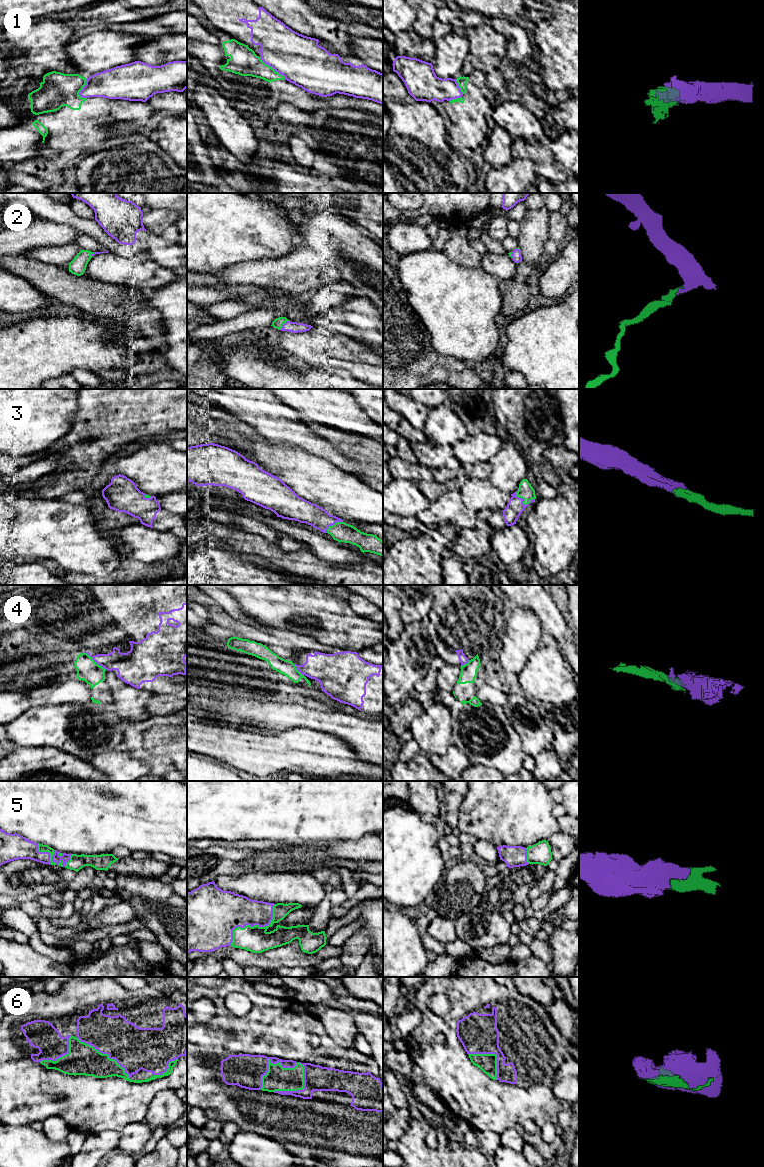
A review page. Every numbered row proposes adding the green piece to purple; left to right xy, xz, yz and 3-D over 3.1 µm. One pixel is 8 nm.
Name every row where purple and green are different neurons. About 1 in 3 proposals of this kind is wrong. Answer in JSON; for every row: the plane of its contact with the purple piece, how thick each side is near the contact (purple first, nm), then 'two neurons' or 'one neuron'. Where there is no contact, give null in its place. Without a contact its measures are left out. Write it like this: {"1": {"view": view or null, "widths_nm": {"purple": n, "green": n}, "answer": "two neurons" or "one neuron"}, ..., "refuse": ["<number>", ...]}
{"1": {"view": "xz", "widths_nm": {"purple": 380, "green": 220}, "answer": "two neurons"}, "2": {"view": "xz", "widths_nm": {"purple": 90, "green": 80}, "answer": "one neuron"}, "3": {"view": "yz", "widths_nm": {"purple": 140, "green": 130}, "answer": "one neuron"}, "4": {"view": "xy", "widths_nm": {"purple": 190, "green": 180}, "answer": "two neurons"}, "5": {"view": "xz", "widths_nm": {"purple": 300, "green": 220}, "answer": "one neuron"}, "6": {"view": "xz", "widths_nm": {"purple": 280, "green": 190}, "answer": "one neuron"}, "refuse": ["1", "4"]}

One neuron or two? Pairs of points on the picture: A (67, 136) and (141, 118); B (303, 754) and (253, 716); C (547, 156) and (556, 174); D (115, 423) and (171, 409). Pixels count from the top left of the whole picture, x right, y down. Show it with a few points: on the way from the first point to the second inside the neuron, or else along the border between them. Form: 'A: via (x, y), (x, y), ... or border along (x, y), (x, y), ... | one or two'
A: via (85, 119), (123, 115) | one
B: border along (252, 727), (257, 725), (274, 733), (298, 727) | two
C: via (547, 160), (547, 165), (552, 170) | one
D: via (129, 409), (157, 409) | one

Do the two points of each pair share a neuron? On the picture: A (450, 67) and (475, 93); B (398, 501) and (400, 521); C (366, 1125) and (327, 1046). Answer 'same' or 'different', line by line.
A: different
B: different
C: same

